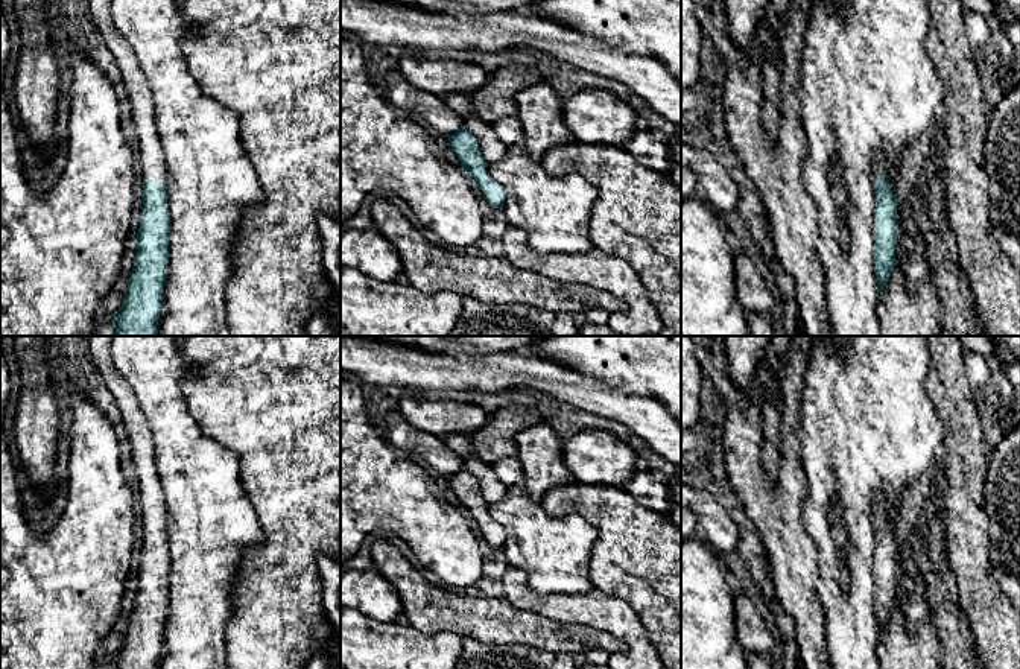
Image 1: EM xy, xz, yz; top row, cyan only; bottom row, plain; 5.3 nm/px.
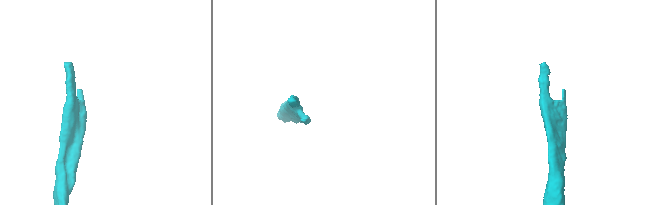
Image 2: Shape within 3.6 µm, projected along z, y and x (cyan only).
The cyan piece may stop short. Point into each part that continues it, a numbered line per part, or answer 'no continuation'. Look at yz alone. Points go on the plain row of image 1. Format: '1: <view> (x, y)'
1: yz (877, 499)

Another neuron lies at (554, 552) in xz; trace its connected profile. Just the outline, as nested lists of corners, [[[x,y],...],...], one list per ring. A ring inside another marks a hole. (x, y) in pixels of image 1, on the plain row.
[[[517,458],[502,459],[493,465],[493,470],[508,490],[508,494],[488,505],[488,509],[493,520],[506,532],[502,550],[509,566],[523,572],[529,587],[541,596],[591,591],[588,567],[599,531],[584,517],[575,514],[549,515],[540,502],[529,496],[524,484],[524,468]]]

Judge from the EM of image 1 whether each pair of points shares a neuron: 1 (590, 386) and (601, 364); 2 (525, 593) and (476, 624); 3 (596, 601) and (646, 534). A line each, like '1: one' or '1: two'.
1: two
2: two
3: two

